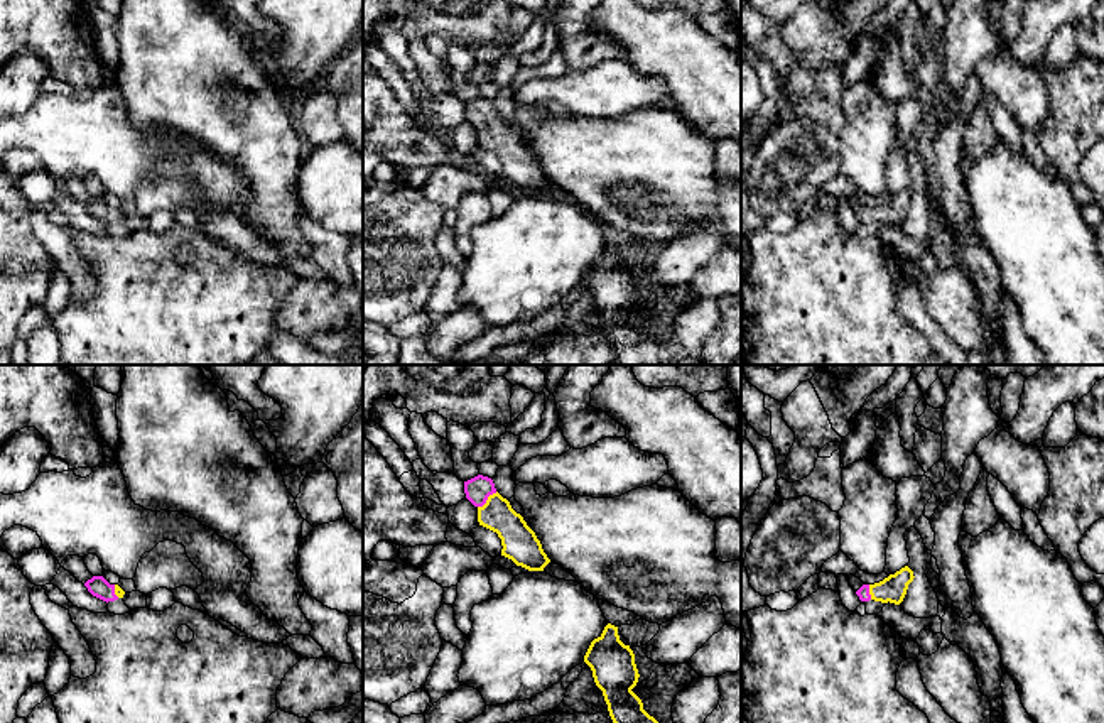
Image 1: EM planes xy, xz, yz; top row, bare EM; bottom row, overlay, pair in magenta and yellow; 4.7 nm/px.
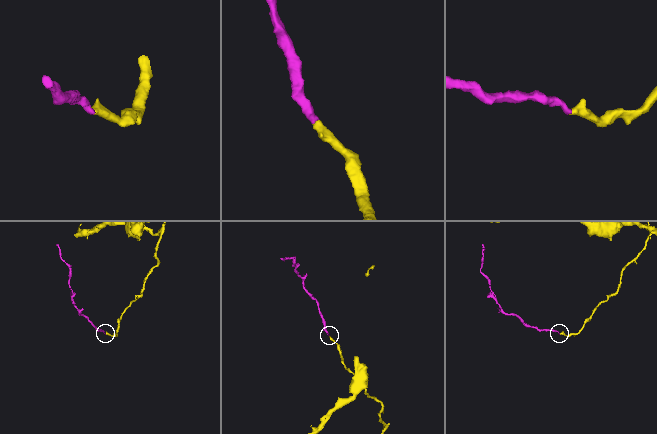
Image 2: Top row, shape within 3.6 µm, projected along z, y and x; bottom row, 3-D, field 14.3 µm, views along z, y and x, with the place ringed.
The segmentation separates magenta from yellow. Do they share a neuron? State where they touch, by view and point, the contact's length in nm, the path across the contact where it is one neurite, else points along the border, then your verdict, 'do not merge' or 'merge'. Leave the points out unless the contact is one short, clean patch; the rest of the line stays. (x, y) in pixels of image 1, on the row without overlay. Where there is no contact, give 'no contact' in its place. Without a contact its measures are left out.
xz (487, 120) | 120 nm | across xz (478, 110), (487, 120), (517, 159) | merge

